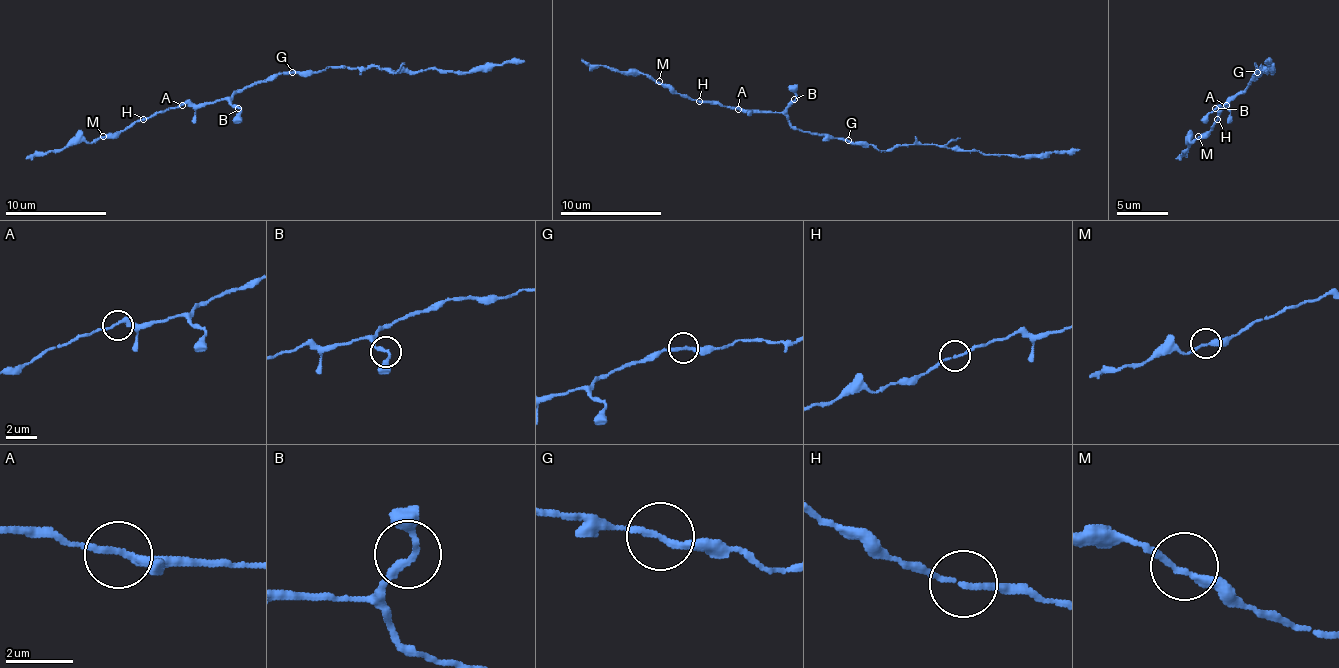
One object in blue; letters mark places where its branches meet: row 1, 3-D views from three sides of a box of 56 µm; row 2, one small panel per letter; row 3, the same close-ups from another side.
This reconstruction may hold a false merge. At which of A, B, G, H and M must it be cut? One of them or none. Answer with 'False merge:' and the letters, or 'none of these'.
False merge: G

